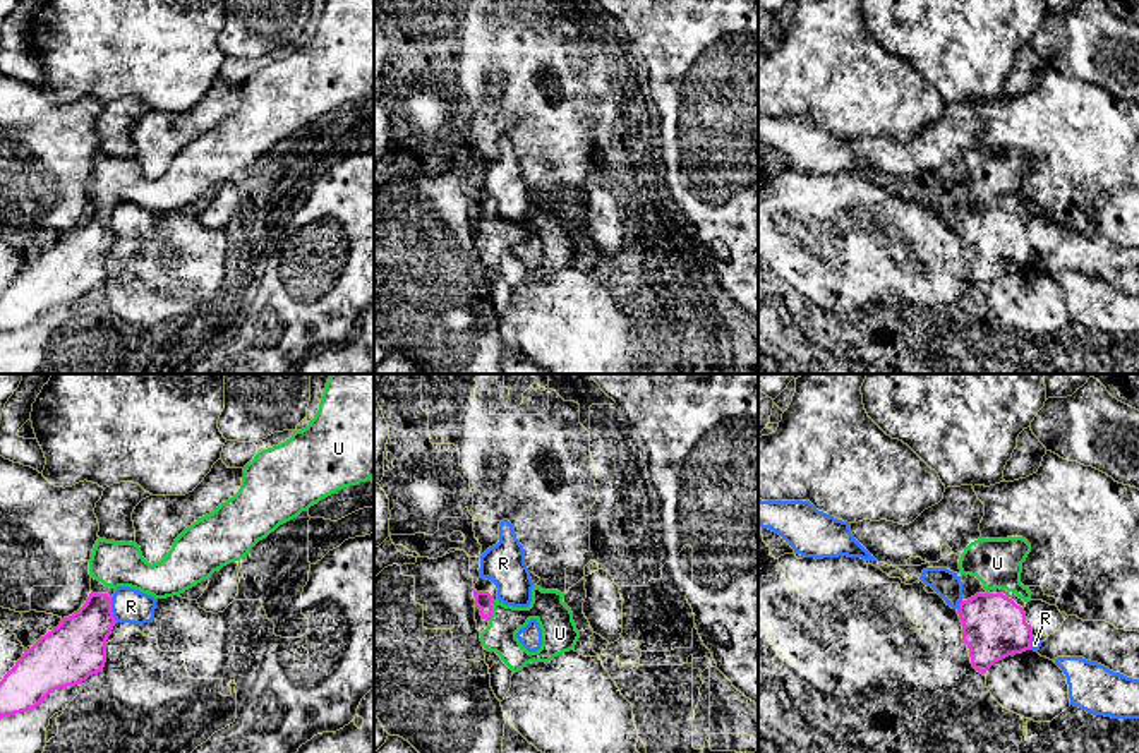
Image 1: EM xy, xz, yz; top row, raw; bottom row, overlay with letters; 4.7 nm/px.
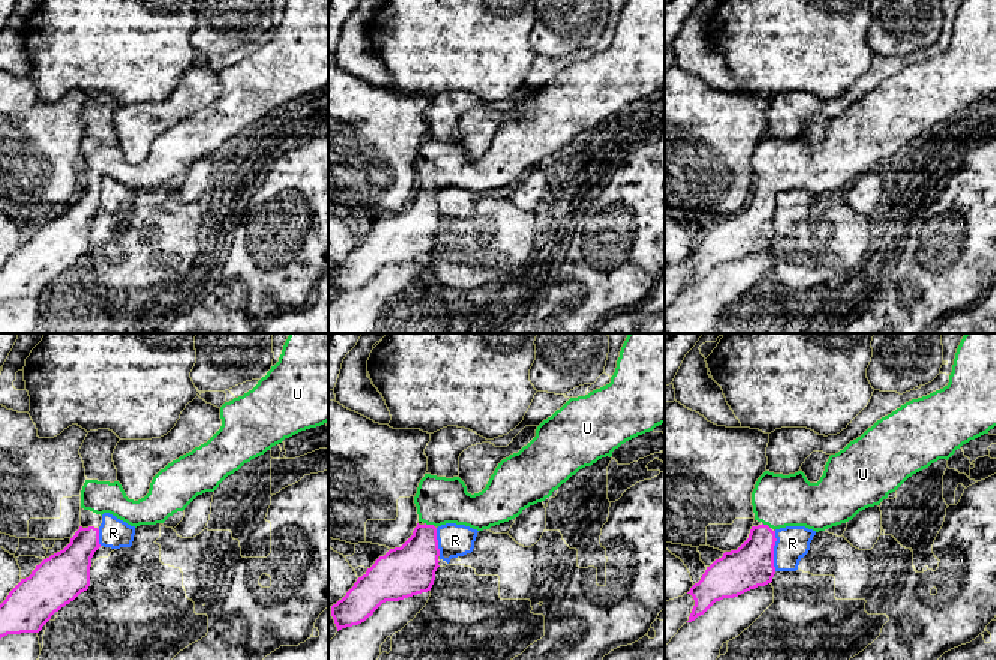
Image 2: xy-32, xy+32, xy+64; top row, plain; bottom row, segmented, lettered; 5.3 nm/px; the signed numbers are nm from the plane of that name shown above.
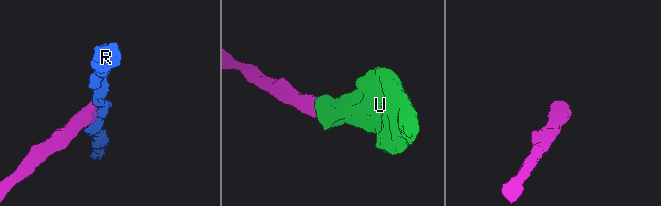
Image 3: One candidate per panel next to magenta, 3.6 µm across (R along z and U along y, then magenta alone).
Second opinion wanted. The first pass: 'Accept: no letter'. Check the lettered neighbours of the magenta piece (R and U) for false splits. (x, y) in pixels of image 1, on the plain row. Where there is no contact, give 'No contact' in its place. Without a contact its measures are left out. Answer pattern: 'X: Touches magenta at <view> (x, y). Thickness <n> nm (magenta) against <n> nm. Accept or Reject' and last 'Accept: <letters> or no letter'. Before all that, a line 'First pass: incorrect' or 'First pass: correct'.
First pass: incorrect
R: Touches magenta at xy (110, 225). Thickness 280 nm (magenta) against 160 nm. Reject
U: Touches magenta at xz (491, 227). Thickness 90 nm (magenta) against 150 nm. Accept
Accept: U

